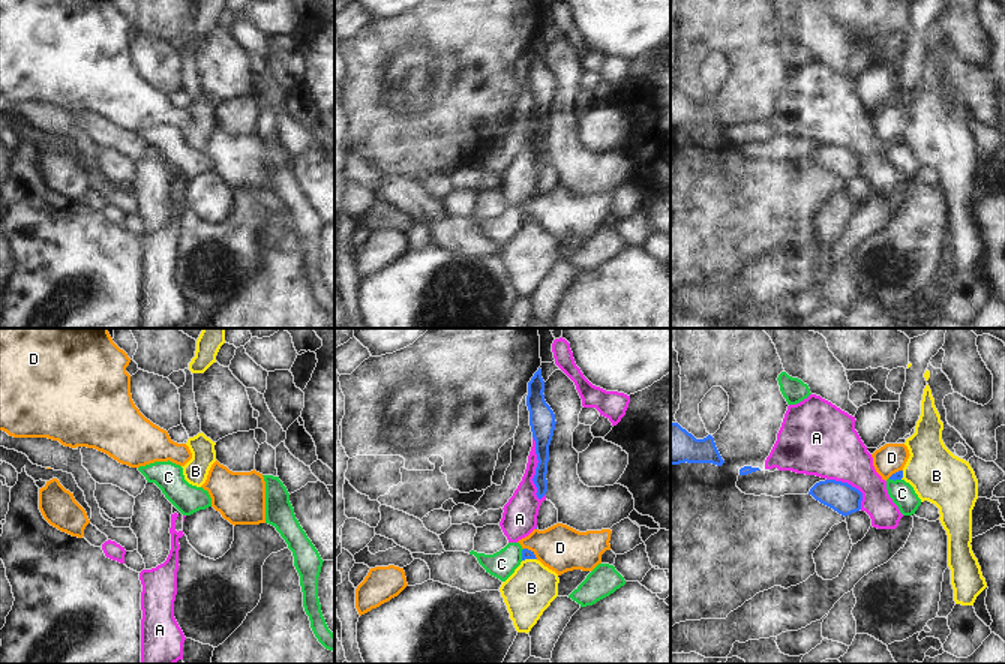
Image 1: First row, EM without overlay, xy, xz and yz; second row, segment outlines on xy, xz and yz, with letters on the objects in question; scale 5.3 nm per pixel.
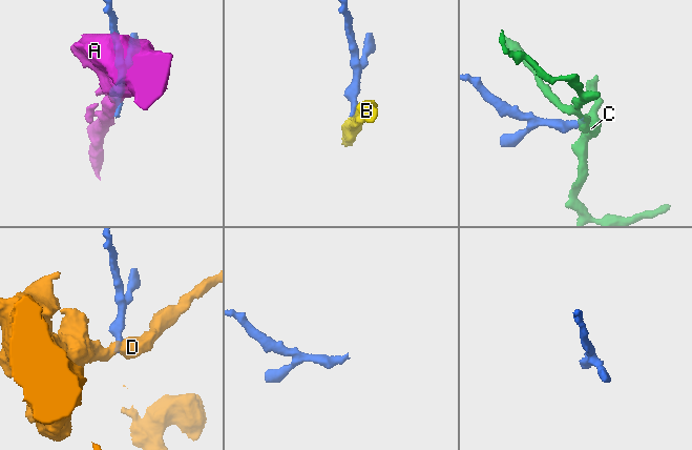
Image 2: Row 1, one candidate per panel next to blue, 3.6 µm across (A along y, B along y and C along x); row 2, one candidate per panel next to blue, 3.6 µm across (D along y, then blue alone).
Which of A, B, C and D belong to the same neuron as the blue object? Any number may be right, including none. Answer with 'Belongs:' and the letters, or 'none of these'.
Belongs: B

